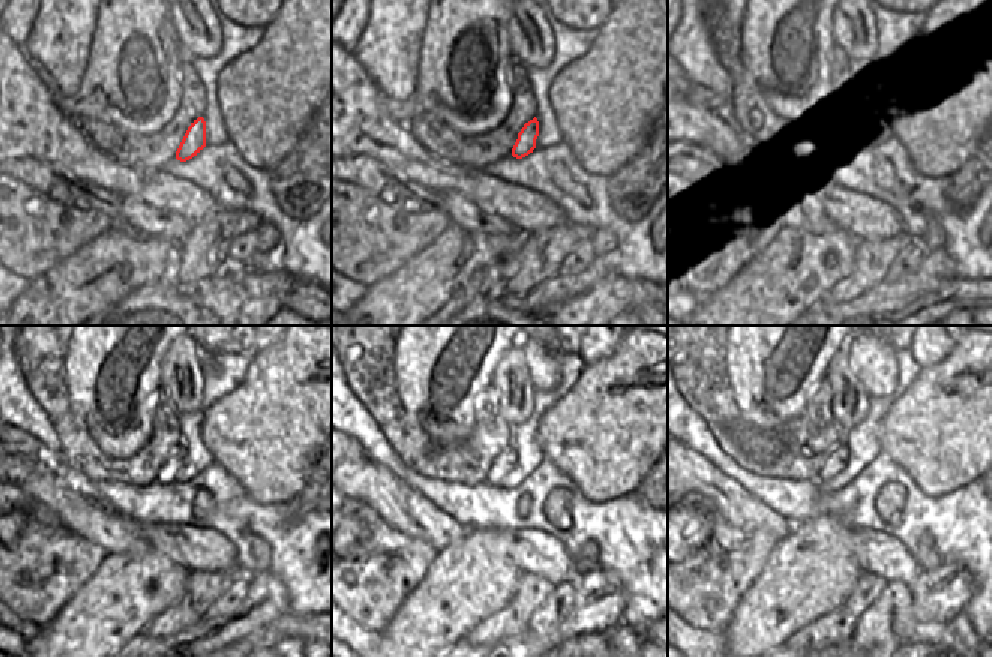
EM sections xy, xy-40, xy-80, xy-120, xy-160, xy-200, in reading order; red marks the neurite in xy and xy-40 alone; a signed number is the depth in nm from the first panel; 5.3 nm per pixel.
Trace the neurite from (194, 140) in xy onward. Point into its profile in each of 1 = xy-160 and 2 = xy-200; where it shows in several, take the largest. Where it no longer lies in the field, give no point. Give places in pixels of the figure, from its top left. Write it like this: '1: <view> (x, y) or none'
1: xy-160 (505, 462)
2: xy-200 (838, 458)

